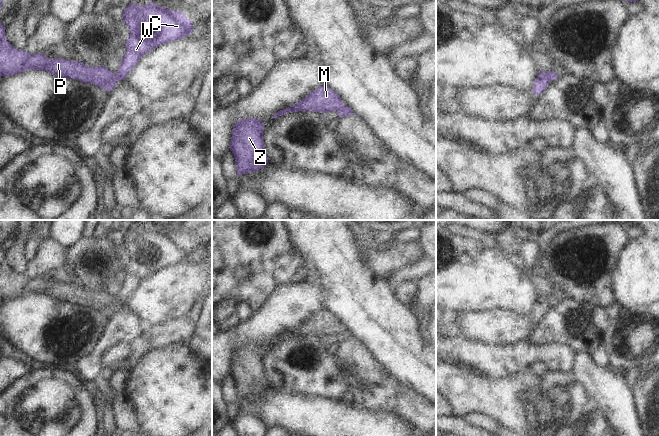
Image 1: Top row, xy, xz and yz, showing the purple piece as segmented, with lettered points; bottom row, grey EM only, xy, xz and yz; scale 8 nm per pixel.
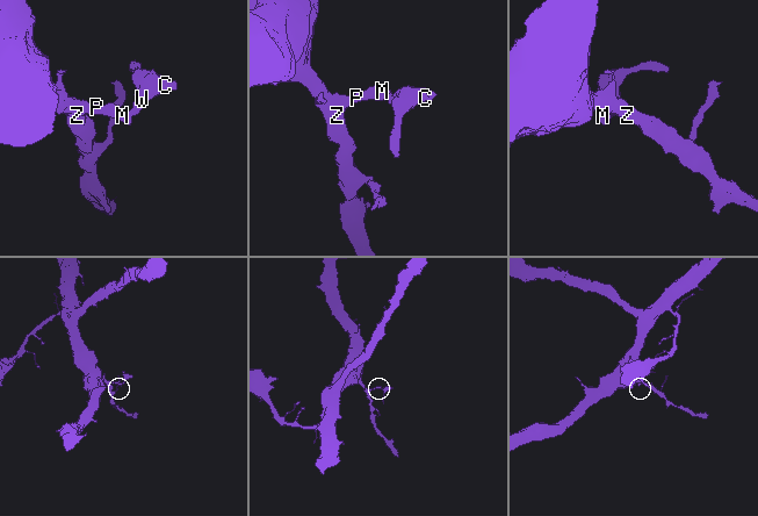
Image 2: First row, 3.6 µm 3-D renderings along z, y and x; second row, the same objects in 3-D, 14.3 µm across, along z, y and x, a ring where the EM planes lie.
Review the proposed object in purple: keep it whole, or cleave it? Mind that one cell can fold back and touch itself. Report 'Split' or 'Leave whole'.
Split.

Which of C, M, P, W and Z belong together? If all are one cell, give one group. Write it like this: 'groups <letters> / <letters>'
groups C W / M P Z

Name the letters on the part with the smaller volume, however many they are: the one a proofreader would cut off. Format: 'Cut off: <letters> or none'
Cut off: C, W

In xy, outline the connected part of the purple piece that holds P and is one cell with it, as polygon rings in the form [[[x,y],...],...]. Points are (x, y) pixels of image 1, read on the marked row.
[[[0,21],[0,76],[11,76],[28,69],[45,70],[53,75],[72,78],[110,92],[117,85],[115,73],[101,66],[88,67],[83,62],[47,58],[43,53],[29,54],[24,49],[14,48],[5,35]]]

